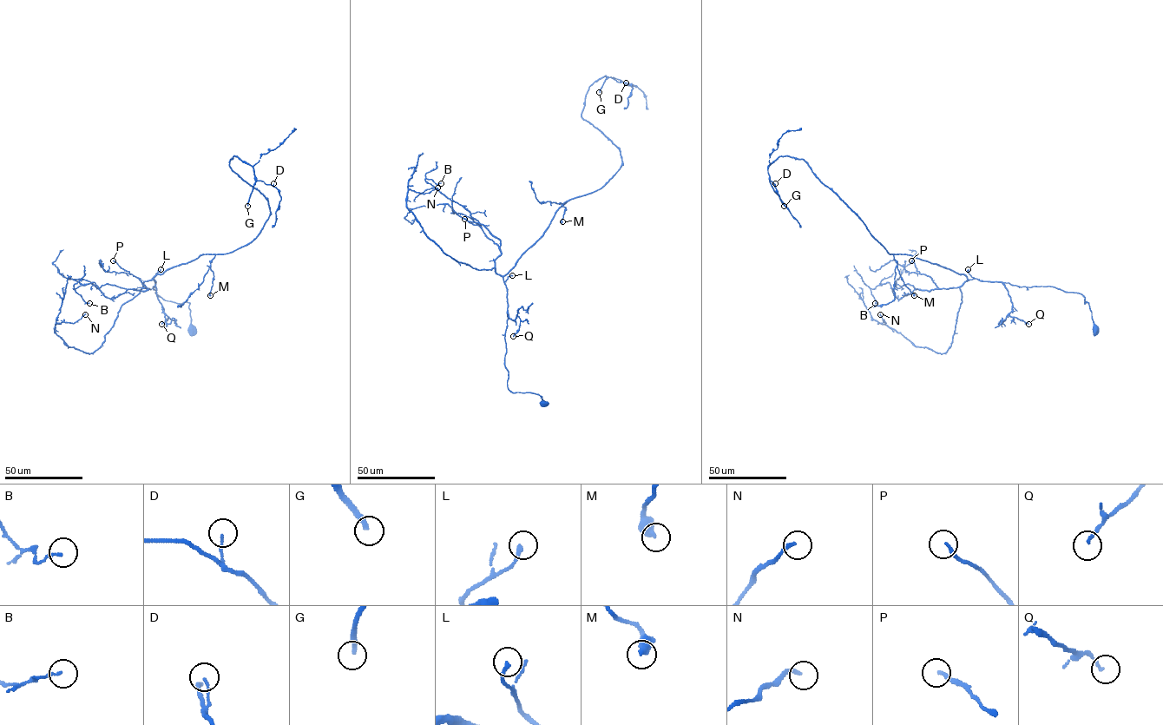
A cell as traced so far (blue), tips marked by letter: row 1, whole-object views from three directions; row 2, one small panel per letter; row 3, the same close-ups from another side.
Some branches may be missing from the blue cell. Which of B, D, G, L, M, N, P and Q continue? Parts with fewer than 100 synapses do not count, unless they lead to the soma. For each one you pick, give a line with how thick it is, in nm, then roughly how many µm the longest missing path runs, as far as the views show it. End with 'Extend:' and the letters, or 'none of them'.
G: Thickness 240 nm. Missing length about 300 µm
Extend: G

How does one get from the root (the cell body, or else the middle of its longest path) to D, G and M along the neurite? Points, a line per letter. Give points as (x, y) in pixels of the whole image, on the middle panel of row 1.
D: (544, 404), (507, 386), (502, 277), (561, 207), (620, 168), (620, 149), (581, 114), (594, 82), (626, 82)
G: (544, 404), (507, 386), (502, 277), (561, 207), (620, 168), (620, 149), (581, 116), (606, 75), (599, 92)
M: (544, 404), (539, 395), (512, 392), (507, 386), (508, 302), (502, 277), (562, 205), (562, 221)

